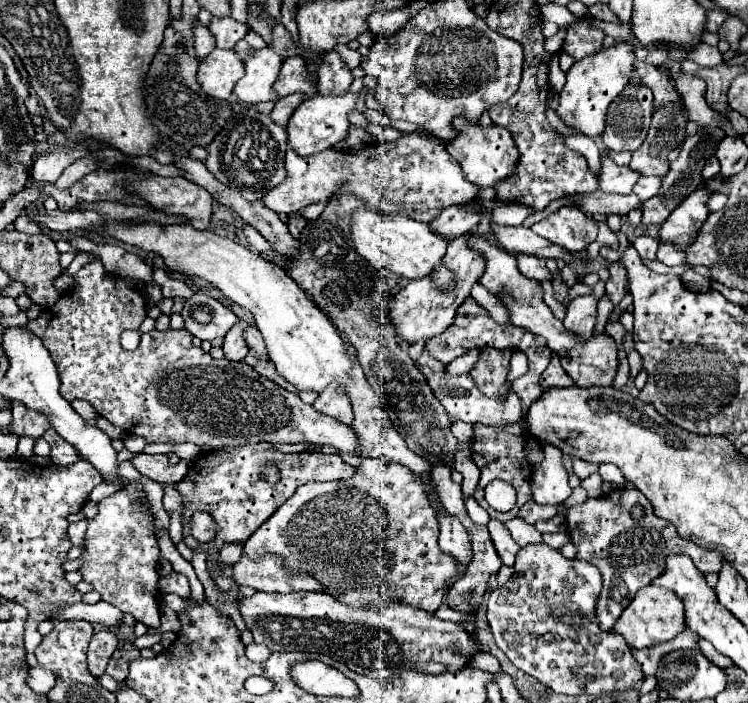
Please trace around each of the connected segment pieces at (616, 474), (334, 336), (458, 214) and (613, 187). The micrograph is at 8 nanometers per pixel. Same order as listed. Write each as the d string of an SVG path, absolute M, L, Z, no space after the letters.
M600 465L600 477L604 479L604 481L608 481L608 483L614 483L616 487L620 487L620 489L624 489L626 487L626 479L622 477L622 471L618 469L618 467L614 467L614 465Z
M142 221L142 225L106 225L106 229L96 229L96 233L134 245L146 253L156 253L170 271L202 277L218 287L232 303L248 309L266 341L270 361L298 391L322 393L330 383L338 383L342 391L346 391L352 361L344 351L336 327L306 299L306 293L280 265L266 261L262 255L214 231L198 231L192 225L146 225L146 221Z
M450 205L450 207L442 209L440 215L430 221L430 229L434 229L446 241L450 241L454 237L460 237L462 233L476 231L476 225L480 223L480 219L482 219L482 215L478 215L478 211L472 213L462 207Z
M604 149L600 153L600 173L598 173L598 183L600 191L604 193L618 193L618 195L628 195L638 181L638 173L632 171L630 167L618 167L610 159L610 149Z

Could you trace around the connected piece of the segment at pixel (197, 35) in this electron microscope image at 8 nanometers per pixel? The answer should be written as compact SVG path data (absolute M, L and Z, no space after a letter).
M196 21L194 23L194 53L196 53L196 57L202 61L214 47L216 47L214 35L208 31L206 25Z

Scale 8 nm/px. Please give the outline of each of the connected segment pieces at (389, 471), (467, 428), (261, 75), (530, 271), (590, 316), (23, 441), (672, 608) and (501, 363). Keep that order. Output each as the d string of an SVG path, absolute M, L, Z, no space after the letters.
M364 459L362 465L356 469L356 473L350 479L344 479L344 481L334 481L334 483L306 483L306 485L298 487L296 493L294 493L294 497L290 497L290 501L286 501L244 543L244 555L248 555L250 559L258 559L264 553L282 557L282 561L286 561L286 565L290 565L290 569L298 569L298 573L310 573L312 577L318 577L318 581L322 581L322 585L326 585L326 593L330 593L332 597L338 597L338 601L342 601L346 605L354 605L354 607L366 607L366 605L370 605L370 609L386 609L386 605L402 603L402 605L412 605L412 607L424 609L428 613L436 613L438 607L444 601L446 587L450 587L452 581L458 575L454 559L448 553L442 553L442 549L438 549L438 521L434 517L434 509L430 507L426 495L422 493L420 481L404 465L398 465L398 463L386 461L386 459Z
M456 421L456 423L452 423L450 431L452 431L452 435L458 439L458 443L464 443L464 441L470 441L470 439L472 439L472 425L470 425L470 423Z
M264 47L258 51L240 53L240 59L244 61L246 75L234 87L234 95L244 103L276 101L278 95L272 85L280 73L282 57L276 51Z
M526 253L516 255L518 261L518 269L522 275L536 279L536 281L550 281L552 273L546 267L546 259L544 257L528 257Z
M582 295L572 299L566 311L564 327L572 331L578 339L588 339L596 323L596 305L598 299L594 295Z
M20 437L16 457L18 457L18 459L30 459L30 457L32 457L32 447L34 447L34 443L36 443L36 439L32 439L32 437Z
M654 585L642 587L614 625L614 631L624 635L628 645L634 649L646 649L670 641L676 635L680 635L684 629L686 629L686 621L684 621L682 601L674 595L674 591L664 587L654 587Z
M483 347L476 365L470 369L470 377L478 391L491 398L504 397L507 394L506 379L510 371L510 358L517 347L492 349Z

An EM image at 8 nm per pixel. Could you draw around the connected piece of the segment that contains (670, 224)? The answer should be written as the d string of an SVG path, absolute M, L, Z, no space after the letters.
M702 185L690 197L686 197L686 201L682 201L682 205L678 205L678 209L674 209L674 213L666 219L666 223L662 223L660 239L674 241L678 249L684 251L696 239L702 223L708 217L706 201L710 195L712 193Z

